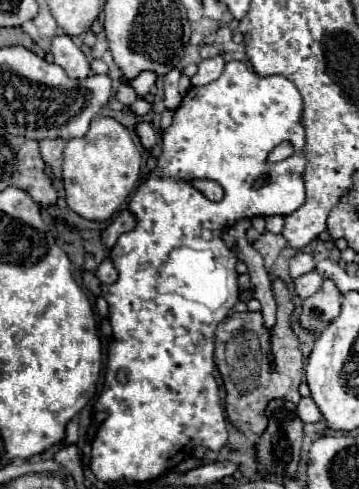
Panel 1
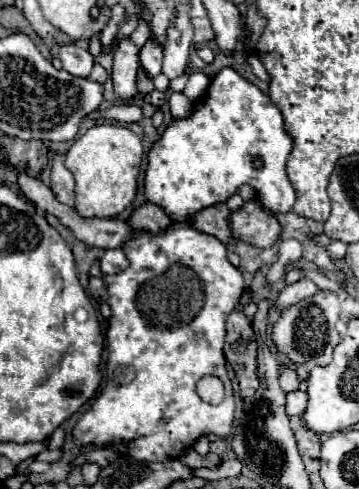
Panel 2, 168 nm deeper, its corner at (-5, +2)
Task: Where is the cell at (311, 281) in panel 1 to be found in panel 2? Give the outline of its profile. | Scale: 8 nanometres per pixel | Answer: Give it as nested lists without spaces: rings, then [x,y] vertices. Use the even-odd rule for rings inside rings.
[[[301,278],[299,282],[295,282],[295,284],[291,284],[291,286],[285,286],[285,288],[279,292],[277,306],[279,306],[281,310],[285,310],[285,308],[289,308],[289,306],[293,306],[293,304],[297,304],[297,302],[313,296],[315,292],[317,292],[317,286],[315,286],[311,280]]]

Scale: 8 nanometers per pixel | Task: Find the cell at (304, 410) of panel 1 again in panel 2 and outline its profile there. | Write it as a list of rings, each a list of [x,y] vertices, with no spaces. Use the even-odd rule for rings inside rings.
[[[293,390],[293,392],[287,392],[287,414],[289,416],[301,416],[303,414],[303,408],[307,406],[307,394],[301,392],[301,390]]]

